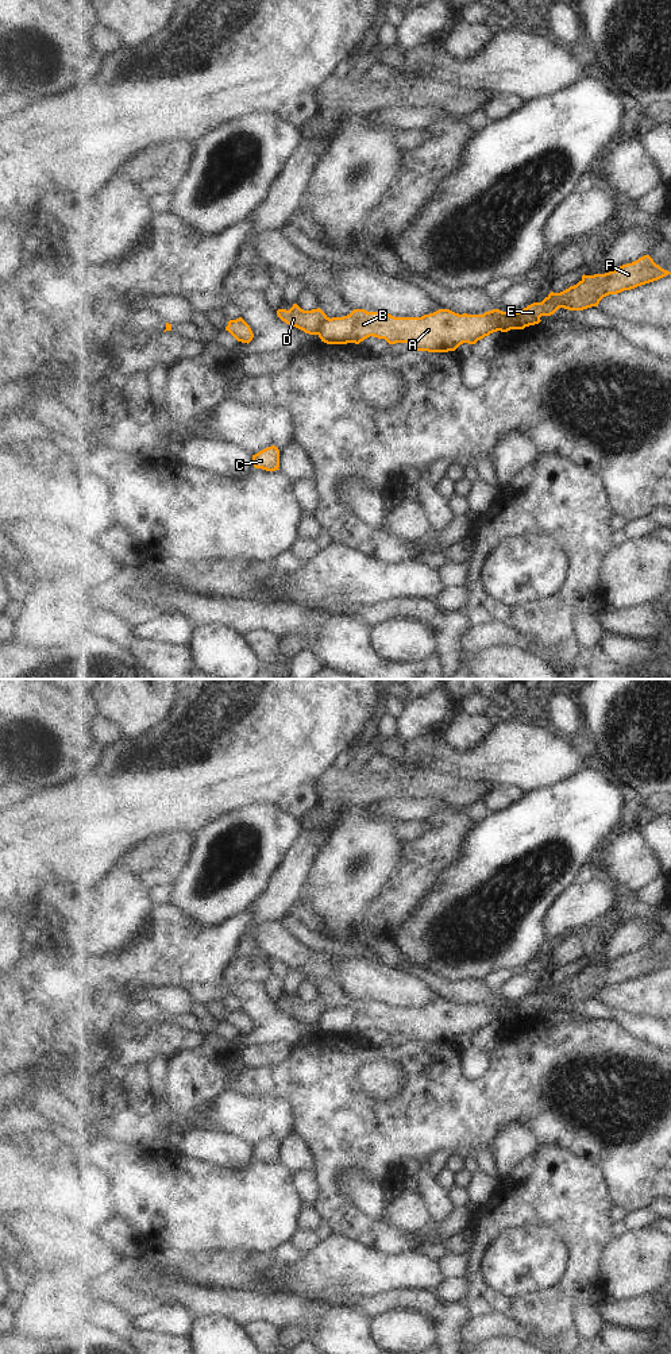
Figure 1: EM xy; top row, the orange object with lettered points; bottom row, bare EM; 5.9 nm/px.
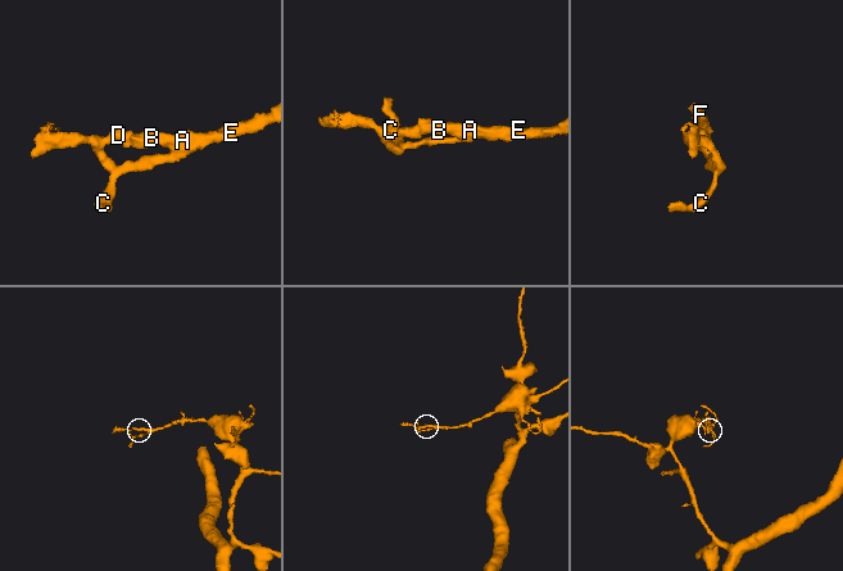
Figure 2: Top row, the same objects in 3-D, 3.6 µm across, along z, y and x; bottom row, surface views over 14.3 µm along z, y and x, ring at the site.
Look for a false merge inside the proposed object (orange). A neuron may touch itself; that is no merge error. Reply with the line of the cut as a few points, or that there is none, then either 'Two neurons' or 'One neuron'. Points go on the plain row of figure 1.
Split along xy (327, 1009), (317, 1025). Two neurons

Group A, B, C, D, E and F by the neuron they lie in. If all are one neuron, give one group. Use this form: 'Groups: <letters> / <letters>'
Groups: A B C E F / D

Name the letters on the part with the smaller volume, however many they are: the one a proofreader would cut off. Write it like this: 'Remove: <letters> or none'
Remove: D

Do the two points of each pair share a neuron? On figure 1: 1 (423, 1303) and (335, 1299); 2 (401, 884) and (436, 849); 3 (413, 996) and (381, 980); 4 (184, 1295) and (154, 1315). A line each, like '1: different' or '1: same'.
1: same
2: same
3: same
4: different

